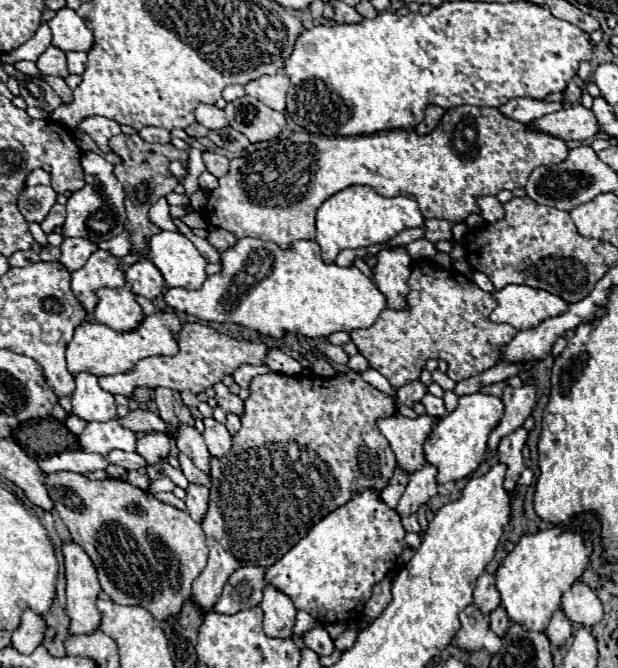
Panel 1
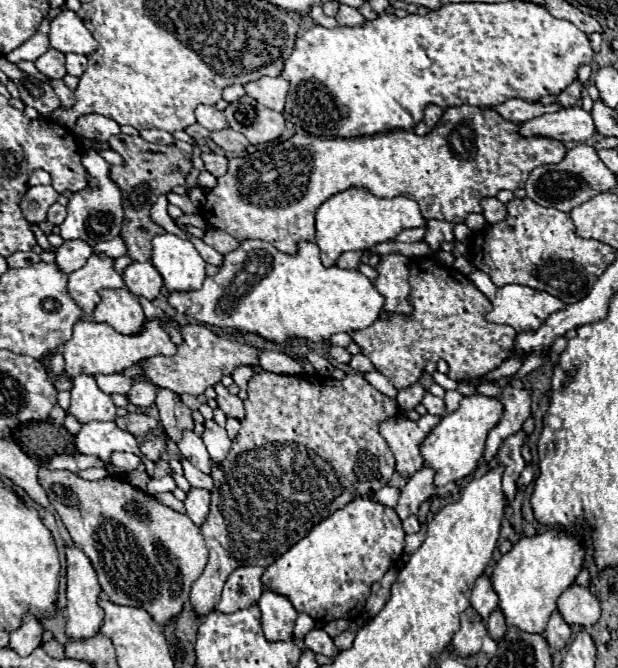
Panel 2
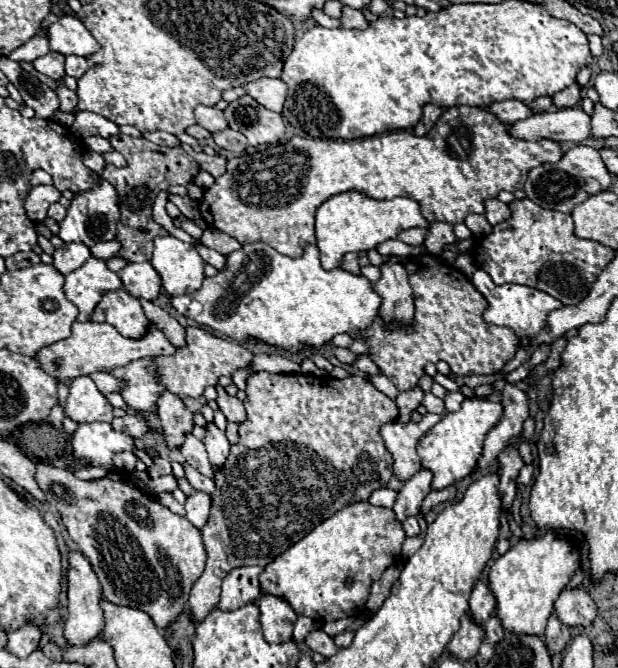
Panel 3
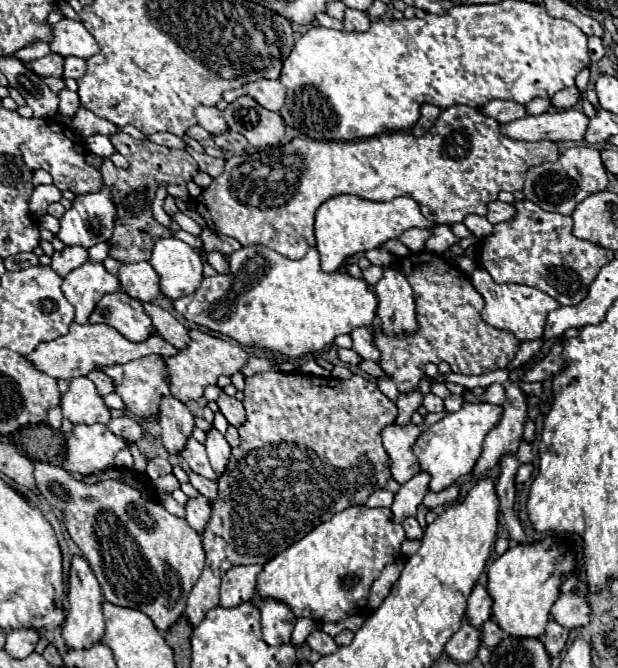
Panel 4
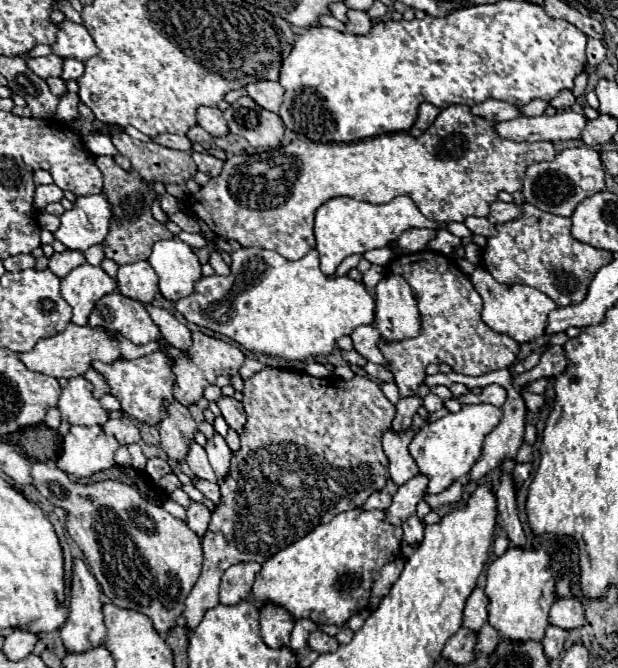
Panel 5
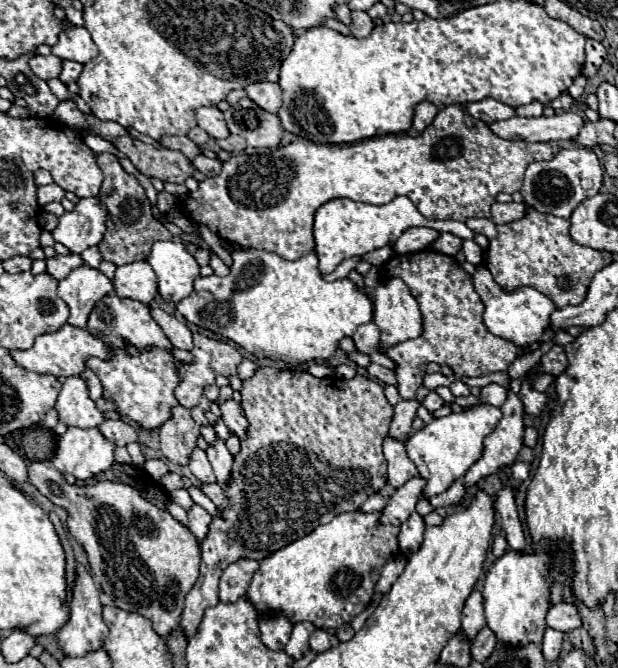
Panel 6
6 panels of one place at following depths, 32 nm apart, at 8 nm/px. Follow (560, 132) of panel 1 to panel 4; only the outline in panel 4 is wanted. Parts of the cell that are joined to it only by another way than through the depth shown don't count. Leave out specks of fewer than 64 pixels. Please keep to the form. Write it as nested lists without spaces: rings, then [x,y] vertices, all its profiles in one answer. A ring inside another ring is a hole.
[[[568,108],[558,110],[554,114],[540,114],[540,116],[524,116],[506,124],[500,124],[500,132],[512,140],[584,140],[584,132],[588,128],[588,116],[580,110]]]

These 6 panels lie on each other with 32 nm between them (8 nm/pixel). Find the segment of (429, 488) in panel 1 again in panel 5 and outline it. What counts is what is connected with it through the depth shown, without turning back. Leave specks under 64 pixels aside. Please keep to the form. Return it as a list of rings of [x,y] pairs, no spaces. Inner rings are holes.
[[[418,474],[412,480],[408,480],[404,486],[400,486],[398,492],[392,496],[390,506],[386,508],[384,520],[394,526],[400,526],[404,520],[408,520],[416,512],[416,504],[424,498],[426,484],[428,478]]]

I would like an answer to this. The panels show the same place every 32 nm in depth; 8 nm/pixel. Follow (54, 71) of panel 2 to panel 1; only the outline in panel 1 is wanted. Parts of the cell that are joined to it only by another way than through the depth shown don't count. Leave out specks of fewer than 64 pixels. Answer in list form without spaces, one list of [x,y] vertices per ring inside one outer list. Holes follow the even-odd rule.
[[[52,46],[36,60],[36,66],[46,76],[60,76],[60,78],[66,78],[68,76],[66,54],[60,52],[58,48],[52,48]]]

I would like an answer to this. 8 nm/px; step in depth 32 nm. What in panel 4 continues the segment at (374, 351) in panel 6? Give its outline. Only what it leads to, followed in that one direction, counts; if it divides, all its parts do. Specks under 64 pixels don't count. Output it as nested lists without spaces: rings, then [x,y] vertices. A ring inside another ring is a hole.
[[[356,328],[350,336],[354,340],[352,350],[356,350],[364,360],[380,362],[380,352],[374,346],[374,328]]]

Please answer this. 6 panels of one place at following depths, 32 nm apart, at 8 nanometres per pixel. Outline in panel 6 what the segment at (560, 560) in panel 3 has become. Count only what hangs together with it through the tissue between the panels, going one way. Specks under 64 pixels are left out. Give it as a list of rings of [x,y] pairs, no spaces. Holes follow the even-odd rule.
[[[508,550],[502,558],[498,558],[484,582],[484,616],[486,626],[496,634],[496,640],[506,646],[526,646],[534,642],[536,646],[542,644],[544,636],[544,616],[550,608],[548,594],[550,584],[544,578],[548,556],[546,554],[520,554]]]

